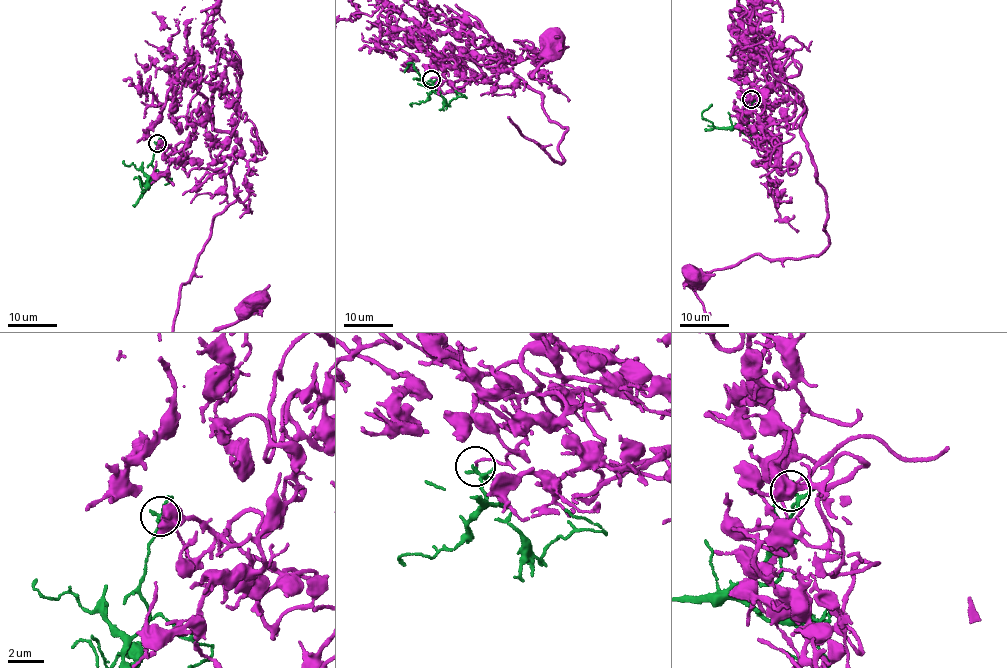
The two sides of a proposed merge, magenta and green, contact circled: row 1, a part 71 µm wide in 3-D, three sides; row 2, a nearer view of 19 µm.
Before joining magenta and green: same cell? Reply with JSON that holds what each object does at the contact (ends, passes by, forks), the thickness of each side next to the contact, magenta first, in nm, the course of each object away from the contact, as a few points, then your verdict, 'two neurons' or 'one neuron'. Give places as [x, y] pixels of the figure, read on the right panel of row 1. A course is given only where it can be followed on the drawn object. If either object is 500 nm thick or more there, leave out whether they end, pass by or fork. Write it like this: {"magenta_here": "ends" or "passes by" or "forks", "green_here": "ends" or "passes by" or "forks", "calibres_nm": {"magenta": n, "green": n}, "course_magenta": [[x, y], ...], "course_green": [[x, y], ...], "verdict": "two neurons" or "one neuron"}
{"magenta_here": "ends", "green_here": "forks", "calibres_nm": {"magenta": 110, "green": 150}, "course_magenta": [[751, 98], [739, 110], [762, 112], [769, 85], [801, 99], [828, 248], [756, 254], [692, 289], [694, 276]], "verdict": "one neuron"}

